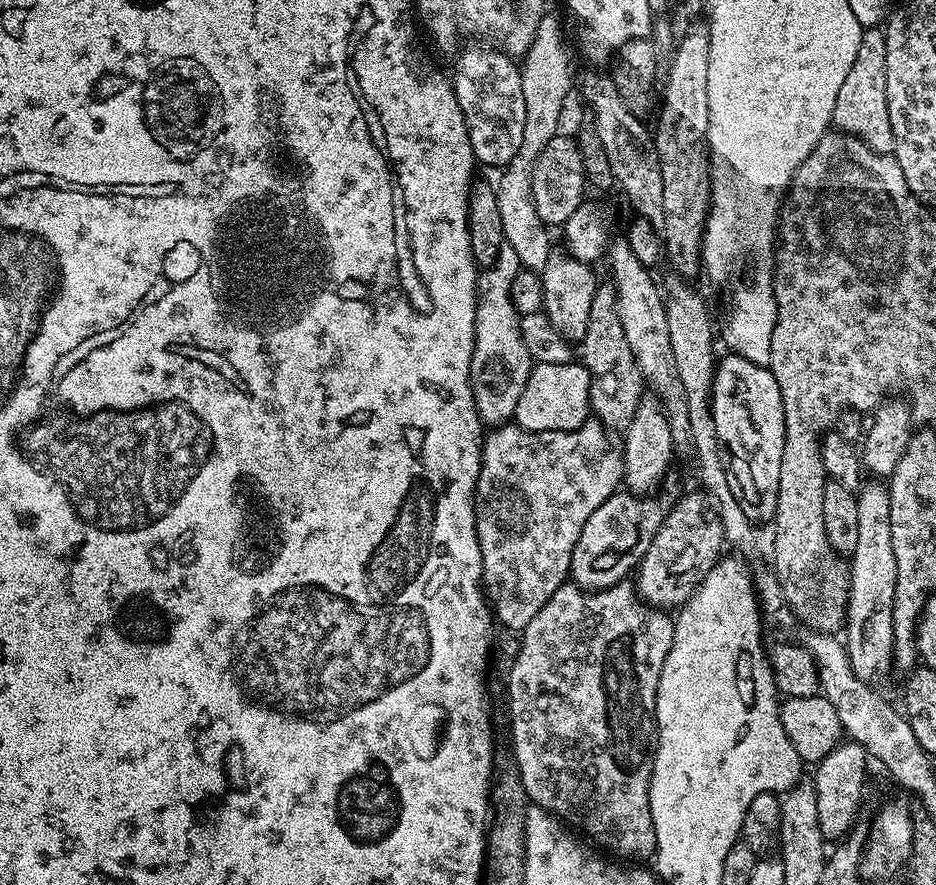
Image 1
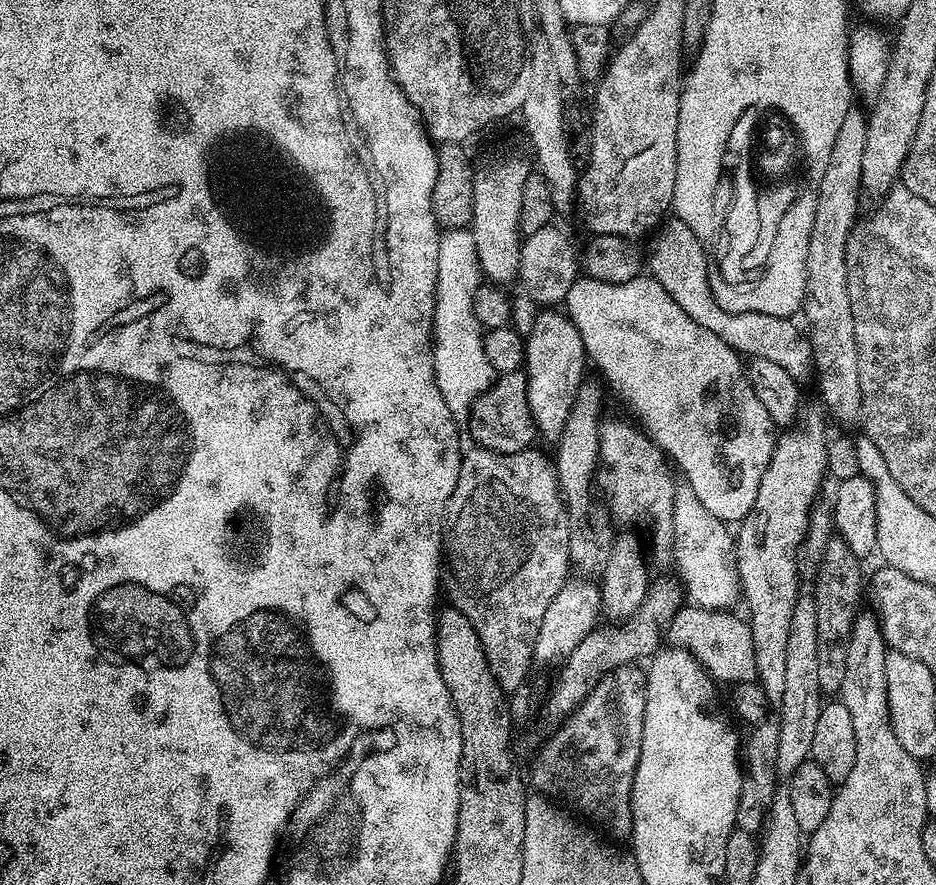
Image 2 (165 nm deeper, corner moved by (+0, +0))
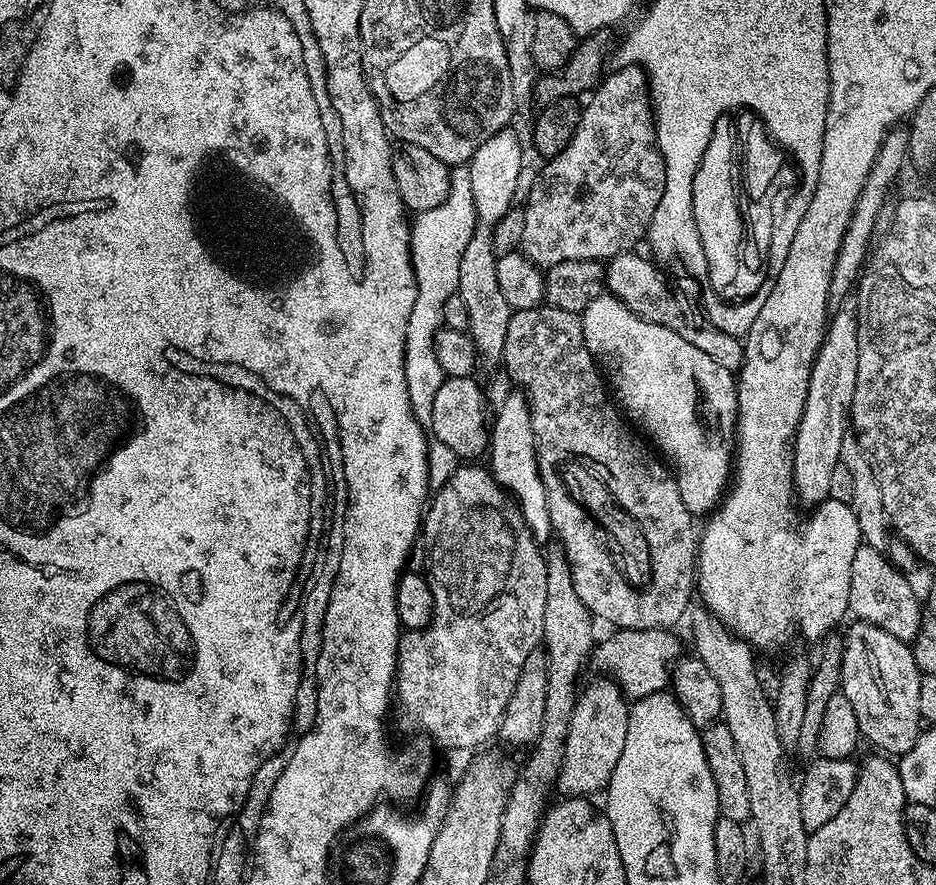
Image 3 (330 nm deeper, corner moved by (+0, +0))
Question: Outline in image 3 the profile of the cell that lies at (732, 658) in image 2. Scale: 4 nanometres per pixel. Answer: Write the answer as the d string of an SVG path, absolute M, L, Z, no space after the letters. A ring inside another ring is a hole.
M620 628L609 640L601 639L592 649L591 667L615 680L629 701L635 702L655 692L663 692L669 687L670 673L682 656L676 634L667 628Z

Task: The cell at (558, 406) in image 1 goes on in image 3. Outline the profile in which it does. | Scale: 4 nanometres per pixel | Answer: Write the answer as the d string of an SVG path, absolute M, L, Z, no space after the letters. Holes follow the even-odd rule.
M472 376L447 377L434 396L430 421L430 432L435 443L449 453L452 451L454 455L461 456L464 462L475 461L472 460L475 456L483 457L490 447L490 404L485 389L479 388L474 381Z

